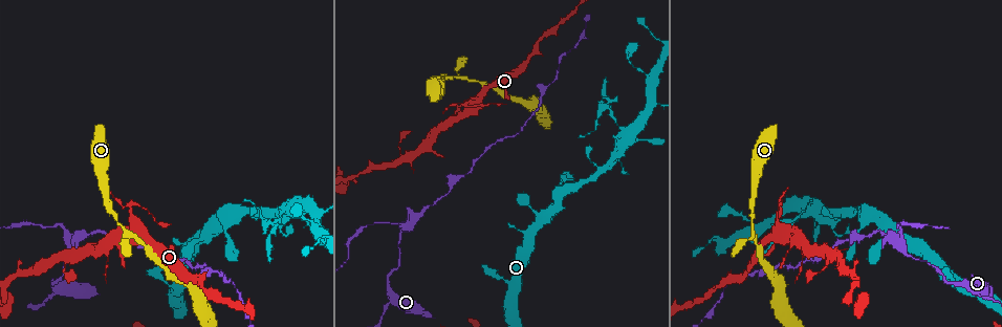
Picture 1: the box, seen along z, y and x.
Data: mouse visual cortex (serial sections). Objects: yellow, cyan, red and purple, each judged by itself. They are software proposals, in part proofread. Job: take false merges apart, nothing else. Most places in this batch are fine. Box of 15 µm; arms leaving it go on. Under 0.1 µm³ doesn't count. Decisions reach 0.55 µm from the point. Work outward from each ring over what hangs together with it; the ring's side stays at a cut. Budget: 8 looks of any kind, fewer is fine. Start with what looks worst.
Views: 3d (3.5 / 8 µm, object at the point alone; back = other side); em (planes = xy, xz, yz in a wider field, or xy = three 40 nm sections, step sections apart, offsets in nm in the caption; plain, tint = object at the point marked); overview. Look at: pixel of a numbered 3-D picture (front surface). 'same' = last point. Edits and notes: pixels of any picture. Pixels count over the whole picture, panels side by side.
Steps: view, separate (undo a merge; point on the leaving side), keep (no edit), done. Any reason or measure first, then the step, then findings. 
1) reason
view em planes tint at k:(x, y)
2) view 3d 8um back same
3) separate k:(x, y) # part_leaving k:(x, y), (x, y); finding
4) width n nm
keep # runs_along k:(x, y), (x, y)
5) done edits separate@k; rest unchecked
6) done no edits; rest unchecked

sharp bend
view 3d 3.5um at 1:(61, 226)

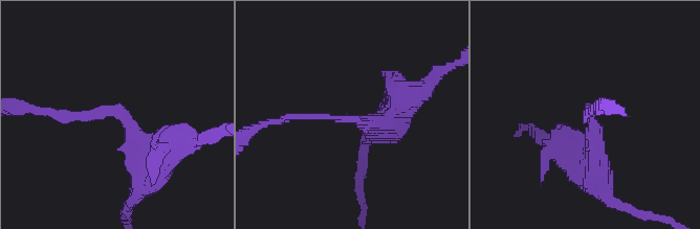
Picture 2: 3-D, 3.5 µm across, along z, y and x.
arm_widths 150, 450 nm
view em xy step 3 tint at 2:(361, 120)

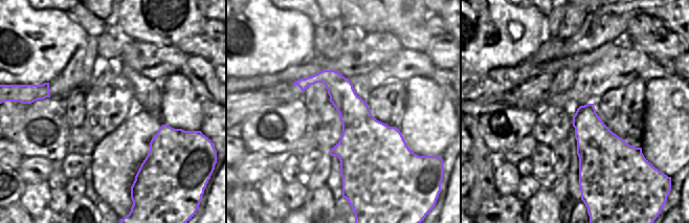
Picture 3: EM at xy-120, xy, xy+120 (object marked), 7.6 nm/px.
width 360 nm
keep # runs_along 2:(147, 178), (118, 111), (57, 114); one cell here

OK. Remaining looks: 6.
thick turns thin
view 3d 8um at 1:(465, 76)

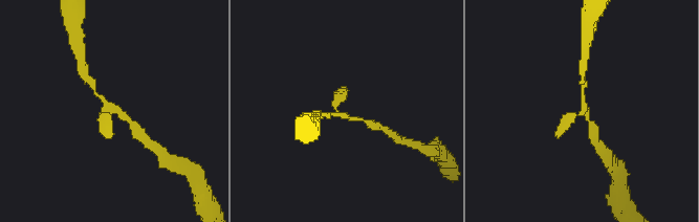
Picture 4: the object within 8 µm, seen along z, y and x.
arms 3; arm_widths 150, 150, 200 nm; need the tissue
view em xy step 5 tint at 4:(584, 108)

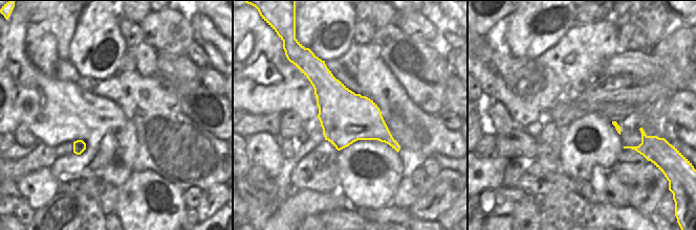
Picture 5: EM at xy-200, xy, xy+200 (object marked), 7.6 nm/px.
keep # runs_along 4:(90, 83), (110, 108), (133, 125); continuous, no second cell

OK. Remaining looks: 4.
a narrow waist
view 3d 3.5um at 1:(723, 294)

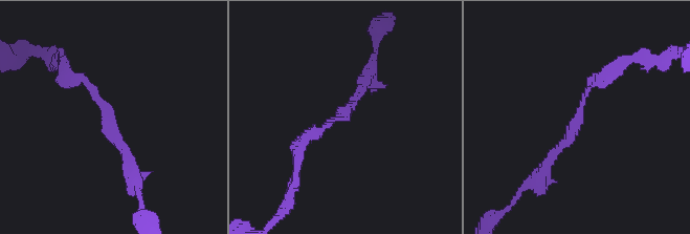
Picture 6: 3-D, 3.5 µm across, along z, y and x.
now the EM
view em xy step 1 tint at 6:(101, 104)

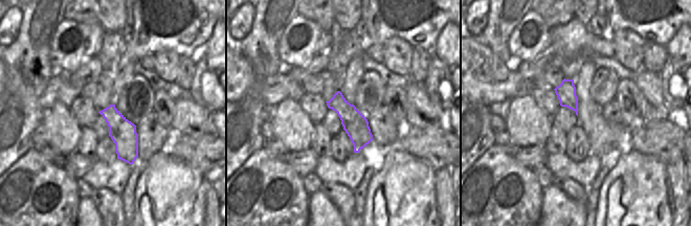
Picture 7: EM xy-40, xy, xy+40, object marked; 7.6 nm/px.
view em planes tint same

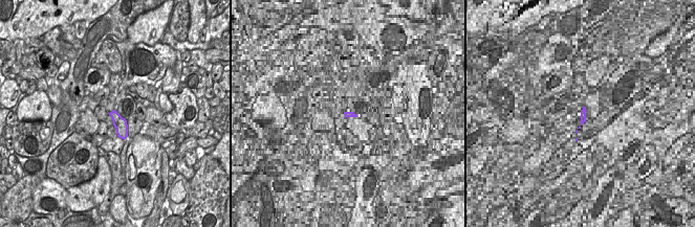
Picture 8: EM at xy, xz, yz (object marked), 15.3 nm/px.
arm_widths 150, 200 nm
keep # runs_along 6:(615, 67), (596, 75), (575, 129), (551, 157); one cell here

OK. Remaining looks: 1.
done no edits; rest unchecked

